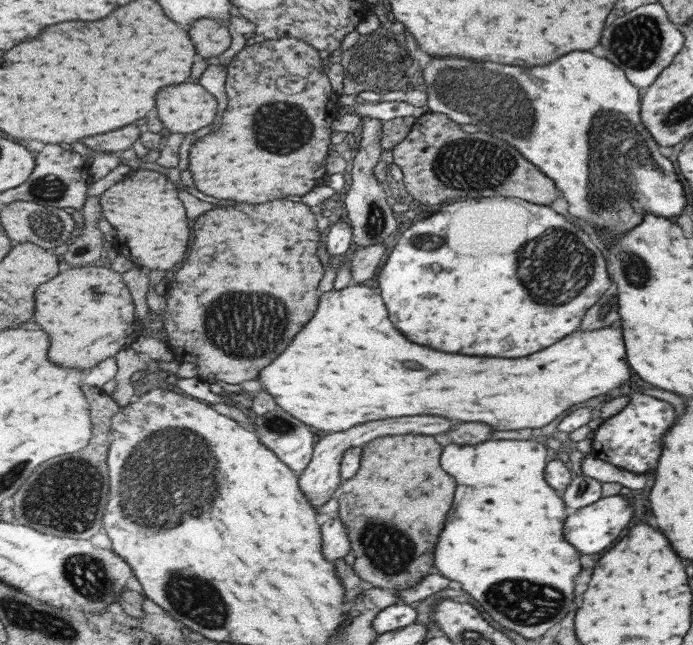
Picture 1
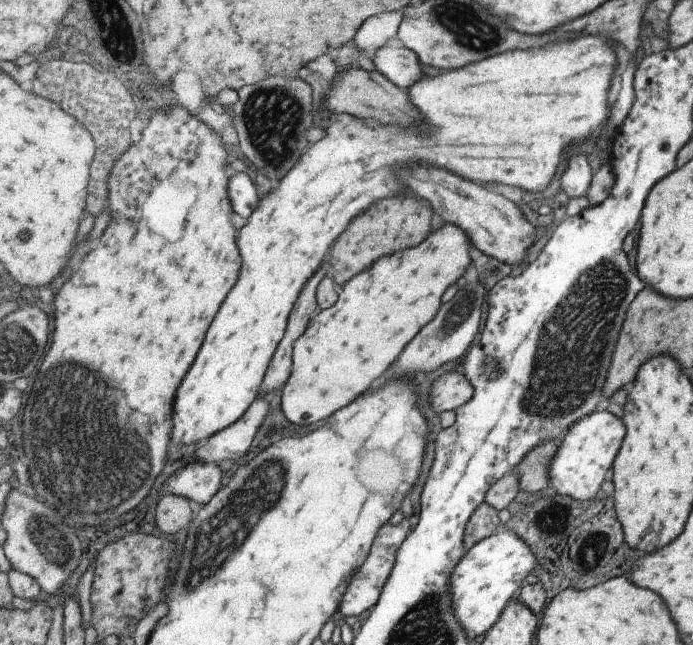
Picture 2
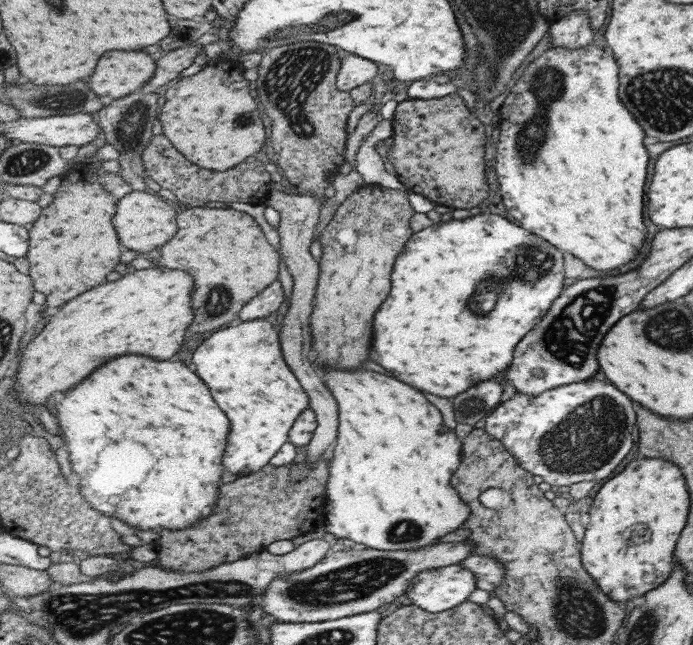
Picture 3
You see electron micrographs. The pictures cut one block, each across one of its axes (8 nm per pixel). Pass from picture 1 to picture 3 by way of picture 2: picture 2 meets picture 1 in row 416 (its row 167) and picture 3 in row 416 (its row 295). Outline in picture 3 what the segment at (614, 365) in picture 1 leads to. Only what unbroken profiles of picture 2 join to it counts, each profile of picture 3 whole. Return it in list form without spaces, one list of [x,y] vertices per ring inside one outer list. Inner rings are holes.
[[[264,319],[235,323],[235,326],[219,330],[209,340],[205,340],[195,352],[193,362],[197,364],[197,374],[209,384],[209,388],[213,388],[217,404],[221,404],[221,408],[225,408],[233,420],[233,440],[229,440],[229,456],[225,456],[225,464],[229,464],[227,470],[238,477],[261,471],[289,442],[295,420],[309,408],[309,396],[283,356],[277,326]]]

